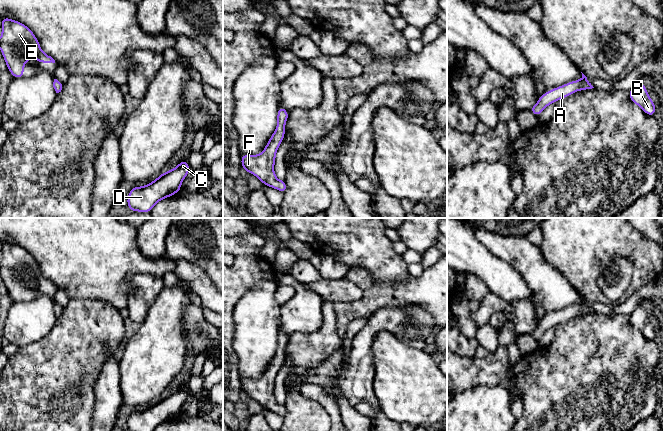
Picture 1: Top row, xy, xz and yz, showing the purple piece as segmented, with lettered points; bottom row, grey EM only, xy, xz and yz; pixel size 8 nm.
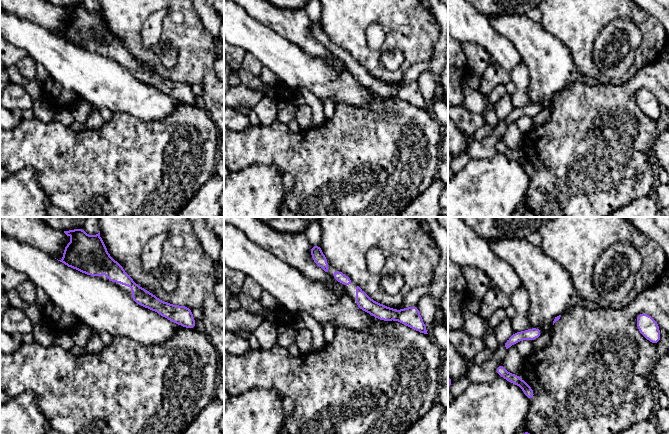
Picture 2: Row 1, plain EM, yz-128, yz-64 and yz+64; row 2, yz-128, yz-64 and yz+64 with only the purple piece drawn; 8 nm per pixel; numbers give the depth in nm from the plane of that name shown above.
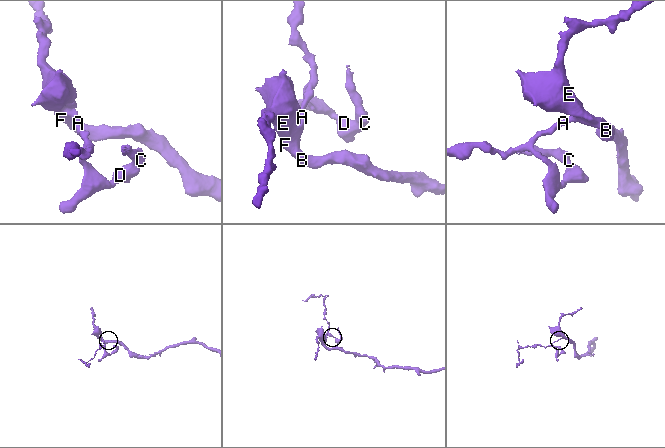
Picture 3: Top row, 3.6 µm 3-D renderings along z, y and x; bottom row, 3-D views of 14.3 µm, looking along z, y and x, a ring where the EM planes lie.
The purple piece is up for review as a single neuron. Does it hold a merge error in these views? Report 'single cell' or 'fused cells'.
single cell

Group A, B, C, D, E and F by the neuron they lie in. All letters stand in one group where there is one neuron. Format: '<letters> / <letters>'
A B C D E F

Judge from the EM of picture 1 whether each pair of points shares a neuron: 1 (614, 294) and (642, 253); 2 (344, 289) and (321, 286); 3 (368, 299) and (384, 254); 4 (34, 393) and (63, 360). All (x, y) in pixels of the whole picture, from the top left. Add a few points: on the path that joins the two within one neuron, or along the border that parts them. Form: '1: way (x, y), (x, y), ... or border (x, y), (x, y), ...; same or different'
1: border (615, 255), (632, 262), (629, 288); different
2: way (338, 289), (327, 288); same
3: border (357, 267), (363, 267), (375, 283), (398, 283); different
4: way (42, 385), (59, 368); same

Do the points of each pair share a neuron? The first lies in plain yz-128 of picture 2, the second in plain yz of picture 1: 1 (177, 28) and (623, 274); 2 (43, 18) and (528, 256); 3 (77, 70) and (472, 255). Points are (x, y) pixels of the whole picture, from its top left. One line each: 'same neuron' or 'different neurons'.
1: different neurons
2: same neuron
3: same neuron

